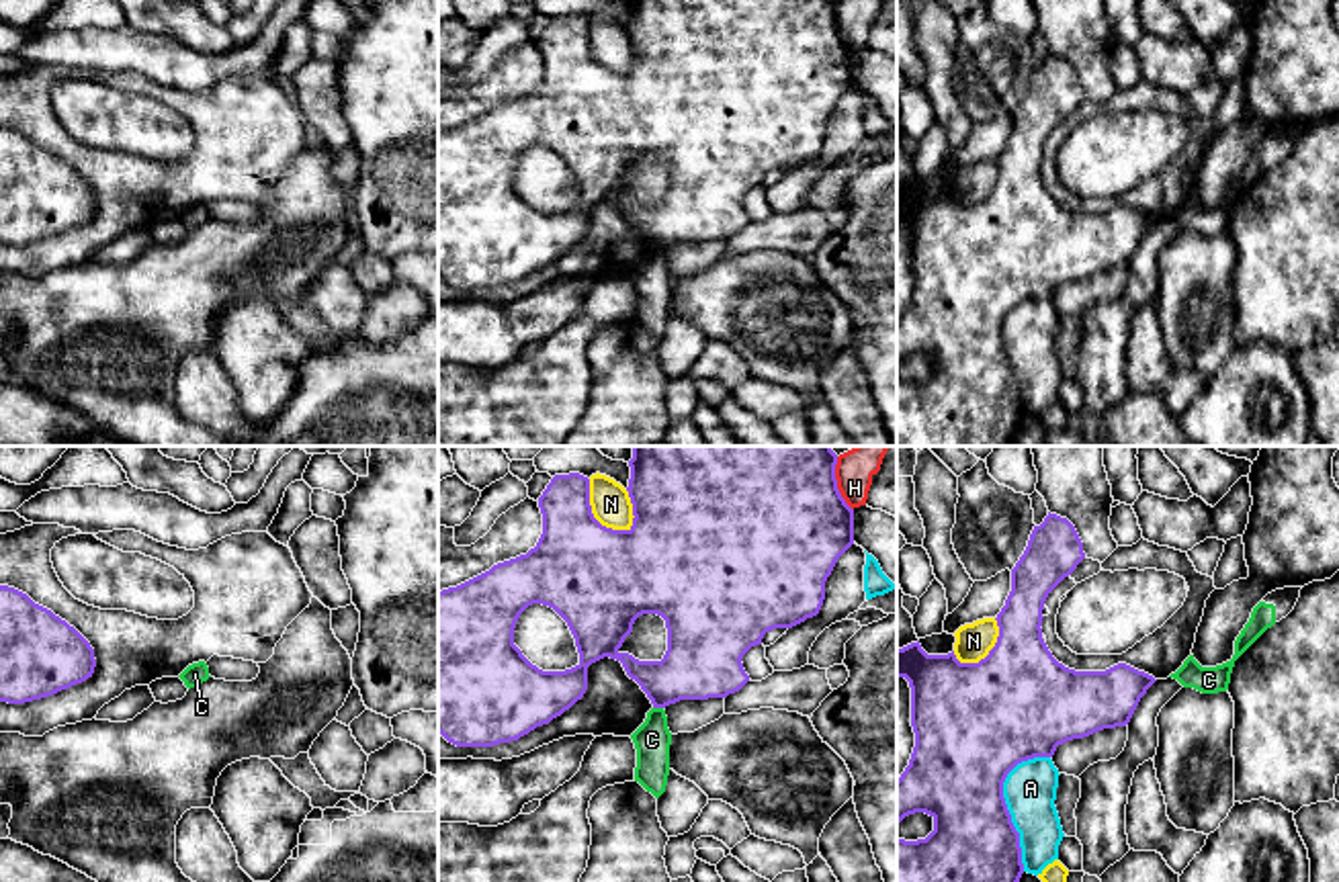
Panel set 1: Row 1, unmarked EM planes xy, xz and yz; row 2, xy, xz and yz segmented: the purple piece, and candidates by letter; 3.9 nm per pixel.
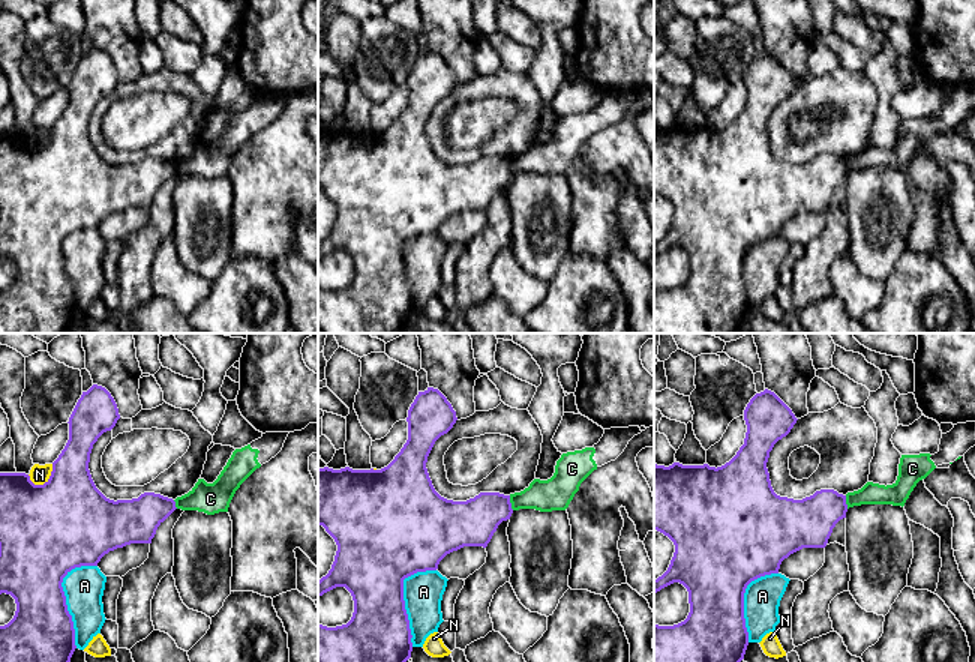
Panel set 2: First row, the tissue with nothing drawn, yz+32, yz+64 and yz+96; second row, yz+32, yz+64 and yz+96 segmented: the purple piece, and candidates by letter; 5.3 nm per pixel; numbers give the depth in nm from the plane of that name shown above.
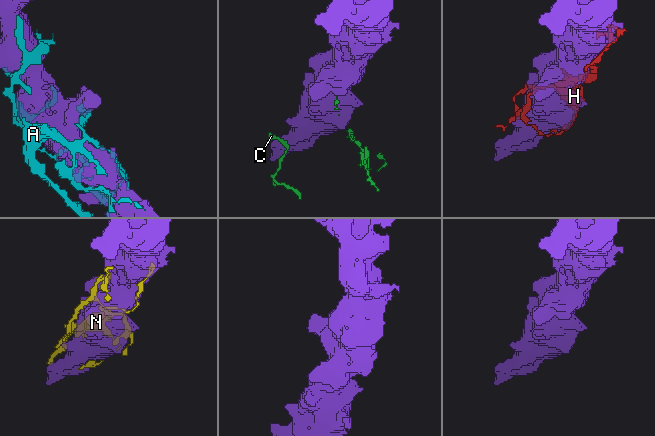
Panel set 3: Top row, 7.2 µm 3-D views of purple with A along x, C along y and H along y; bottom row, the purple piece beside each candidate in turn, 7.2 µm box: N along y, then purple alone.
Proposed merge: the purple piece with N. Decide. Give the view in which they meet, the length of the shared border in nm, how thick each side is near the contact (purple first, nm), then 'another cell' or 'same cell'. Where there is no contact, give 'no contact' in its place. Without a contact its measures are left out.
contact in xz; length 260 nm; calibres 420 and 160 nm; another cell

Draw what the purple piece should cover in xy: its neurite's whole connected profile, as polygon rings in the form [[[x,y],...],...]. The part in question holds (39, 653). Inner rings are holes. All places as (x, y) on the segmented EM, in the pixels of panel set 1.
[[[0,585],[0,702],[25,704],[92,677],[94,649],[27,593]]]

